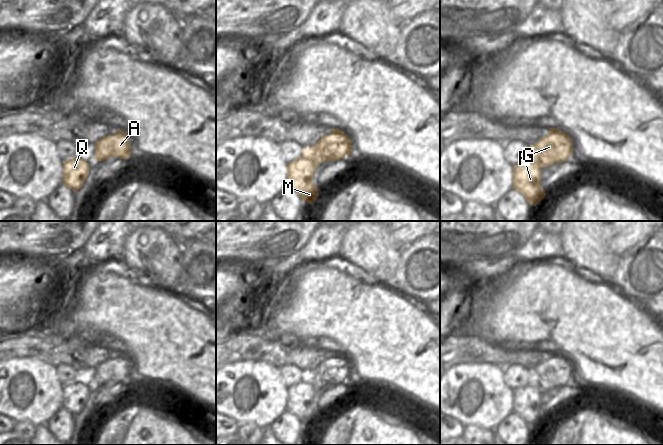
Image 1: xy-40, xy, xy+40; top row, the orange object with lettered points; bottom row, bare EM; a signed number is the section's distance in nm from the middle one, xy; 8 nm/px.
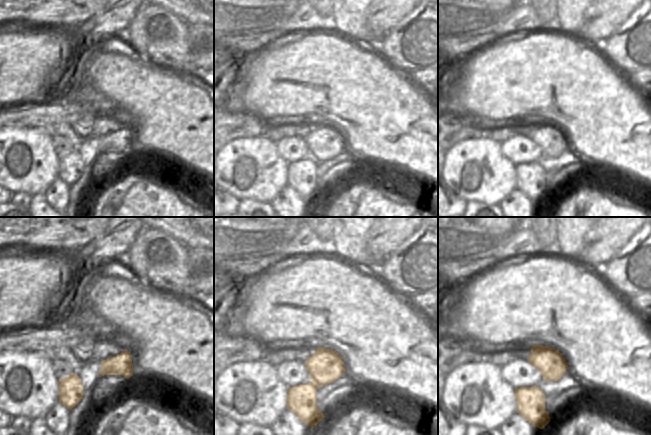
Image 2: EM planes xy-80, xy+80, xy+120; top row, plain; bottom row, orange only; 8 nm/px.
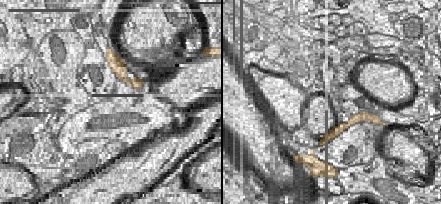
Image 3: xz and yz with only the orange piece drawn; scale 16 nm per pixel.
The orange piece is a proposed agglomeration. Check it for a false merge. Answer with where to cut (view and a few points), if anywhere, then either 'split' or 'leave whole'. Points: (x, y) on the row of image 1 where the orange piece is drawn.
cut xy (301, 156), (312, 159), (317, 164); split

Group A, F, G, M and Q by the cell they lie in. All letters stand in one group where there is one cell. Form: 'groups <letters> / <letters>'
groups A G / F M Q

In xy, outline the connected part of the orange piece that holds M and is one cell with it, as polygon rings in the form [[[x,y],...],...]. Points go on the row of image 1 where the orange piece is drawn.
[[[302,157],[287,163],[287,187],[296,191],[301,200],[310,205],[319,195],[317,187],[313,185],[313,174],[316,168],[315,161]]]

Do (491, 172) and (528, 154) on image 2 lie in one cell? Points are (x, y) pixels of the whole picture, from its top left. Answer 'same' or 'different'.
different

